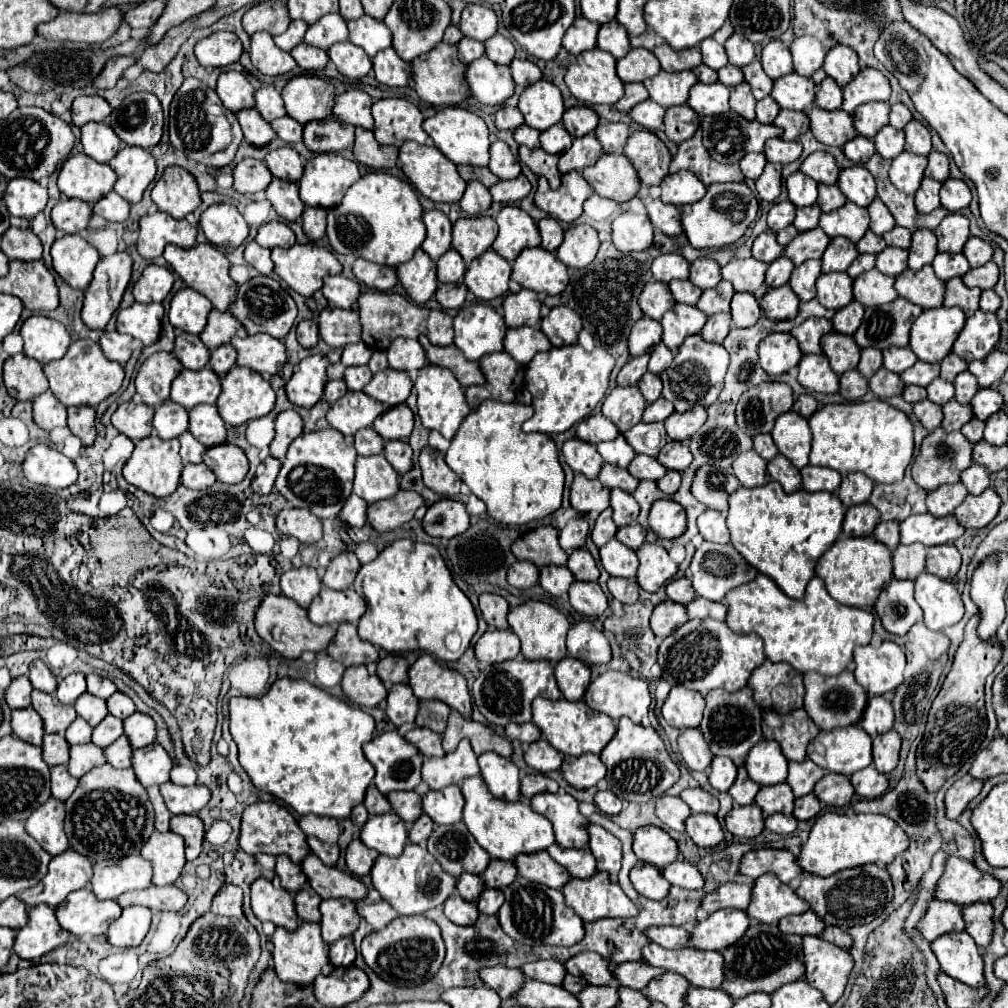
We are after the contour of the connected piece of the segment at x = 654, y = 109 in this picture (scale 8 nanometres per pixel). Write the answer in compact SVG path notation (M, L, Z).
M646 99L646 101L642 101L640 105L632 107L630 117L632 117L638 125L642 125L644 129L656 131L656 129L662 127L664 107L660 107L660 105L658 105L656 101L652 101L652 99Z

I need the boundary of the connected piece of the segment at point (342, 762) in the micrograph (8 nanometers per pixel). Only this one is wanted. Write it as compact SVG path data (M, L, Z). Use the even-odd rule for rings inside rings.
M278 679L272 683L272 687L268 689L266 695L262 695L260 699L258 697L232 697L230 699L230 733L238 745L238 751L240 751L240 765L244 767L244 771L248 773L250 781L254 783L256 789L262 789L262 791L268 791L272 793L274 797L282 799L288 807L292 807L298 815L306 815L306 813L314 813L314 815L326 815L326 817L334 817L334 819L346 819L352 811L354 805L362 803L364 801L364 793L366 793L366 787L370 785L370 781L374 779L374 767L372 763L368 763L368 759L364 757L364 751L362 751L362 745L368 743L372 737L374 737L374 719L364 713L360 707L352 707L348 705L346 701L326 693L324 689L304 681L304 679Z

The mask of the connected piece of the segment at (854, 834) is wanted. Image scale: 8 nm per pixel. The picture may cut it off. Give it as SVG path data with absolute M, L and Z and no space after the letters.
M824 813L818 815L808 839L800 845L800 853L796 857L800 869L804 873L816 877L830 877L838 871L876 863L888 865L896 855L908 849L906 833L884 815L864 815L864 813Z

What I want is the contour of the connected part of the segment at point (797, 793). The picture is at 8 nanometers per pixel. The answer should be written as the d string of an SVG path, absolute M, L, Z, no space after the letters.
M804 759L800 763L790 763L788 767L788 779L786 783L792 787L794 791L794 797L804 797L806 793L812 793L816 781L824 775L826 771L816 767L816 763Z

